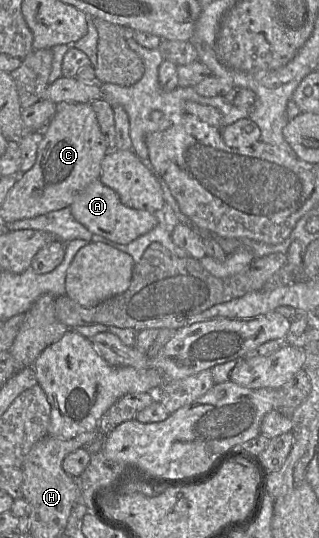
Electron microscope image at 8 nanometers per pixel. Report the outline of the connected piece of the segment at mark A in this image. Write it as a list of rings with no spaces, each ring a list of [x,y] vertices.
[[[100,179],[92,181],[80,192],[69,208],[73,217],[93,234],[120,244],[129,244],[158,226],[158,220],[154,213],[126,206],[122,203],[119,195],[103,184]]]

